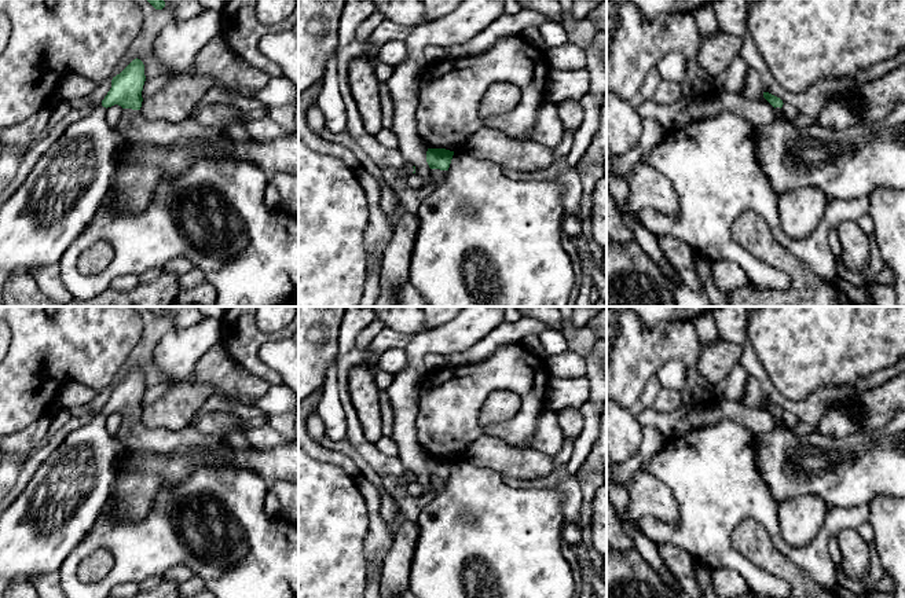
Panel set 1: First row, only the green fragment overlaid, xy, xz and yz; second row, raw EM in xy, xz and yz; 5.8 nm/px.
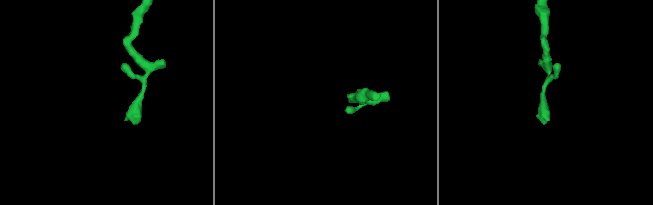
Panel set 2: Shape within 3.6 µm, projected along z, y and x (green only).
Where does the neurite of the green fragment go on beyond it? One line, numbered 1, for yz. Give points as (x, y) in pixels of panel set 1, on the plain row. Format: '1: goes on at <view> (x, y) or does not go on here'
1: goes on at yz (845, 472)

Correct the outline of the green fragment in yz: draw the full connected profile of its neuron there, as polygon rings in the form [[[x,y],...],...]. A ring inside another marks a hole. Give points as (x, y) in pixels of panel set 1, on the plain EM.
[[[769,400],[763,406],[774,415],[776,428],[756,436],[756,462],[772,499],[783,502],[814,495],[828,507],[853,509],[868,505],[877,495],[905,496],[905,410],[882,429],[828,437],[818,430],[795,434],[783,419],[783,408]]]

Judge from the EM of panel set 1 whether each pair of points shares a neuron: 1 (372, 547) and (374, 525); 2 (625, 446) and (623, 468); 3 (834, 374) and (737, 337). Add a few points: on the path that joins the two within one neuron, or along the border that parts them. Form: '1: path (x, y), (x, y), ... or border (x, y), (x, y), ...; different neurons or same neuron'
1: path (374, 542), (374, 531); same neuron
2: border (641, 433), (640, 447), (620, 463); different neurons
3: border (748, 320), (746, 338); different neurons

